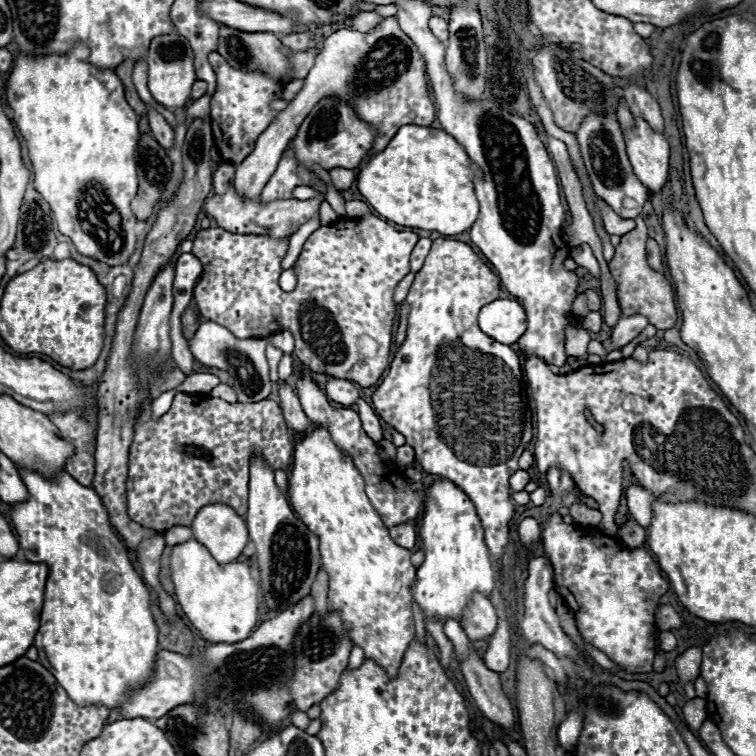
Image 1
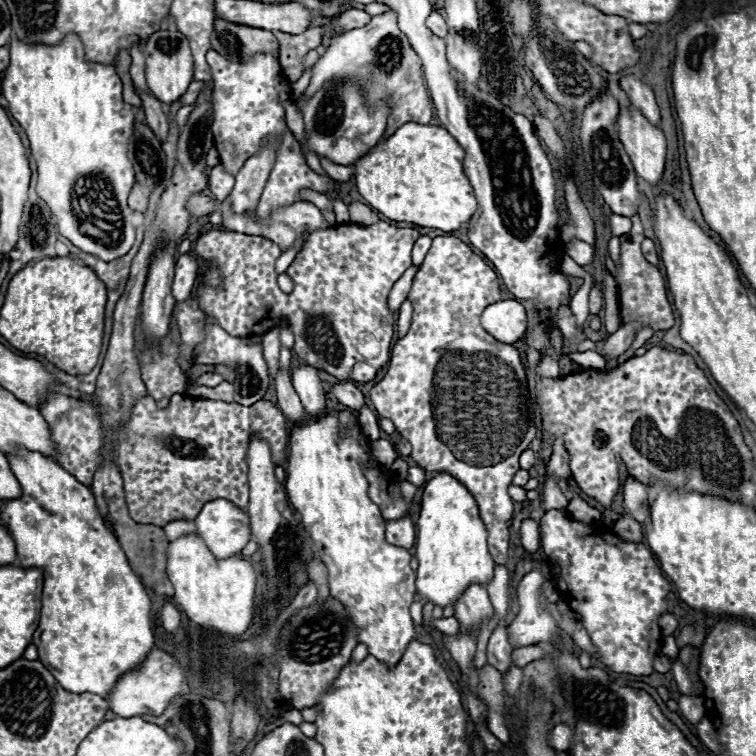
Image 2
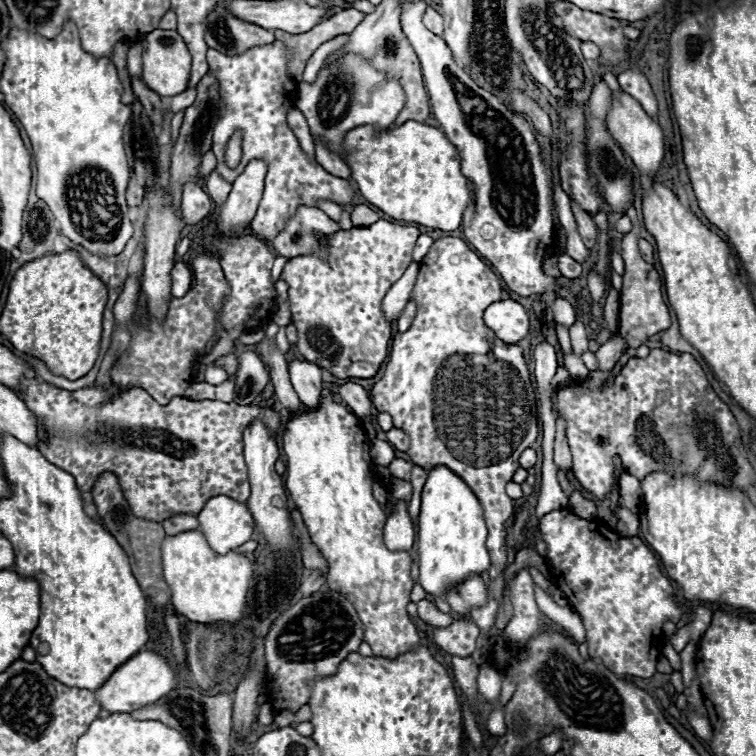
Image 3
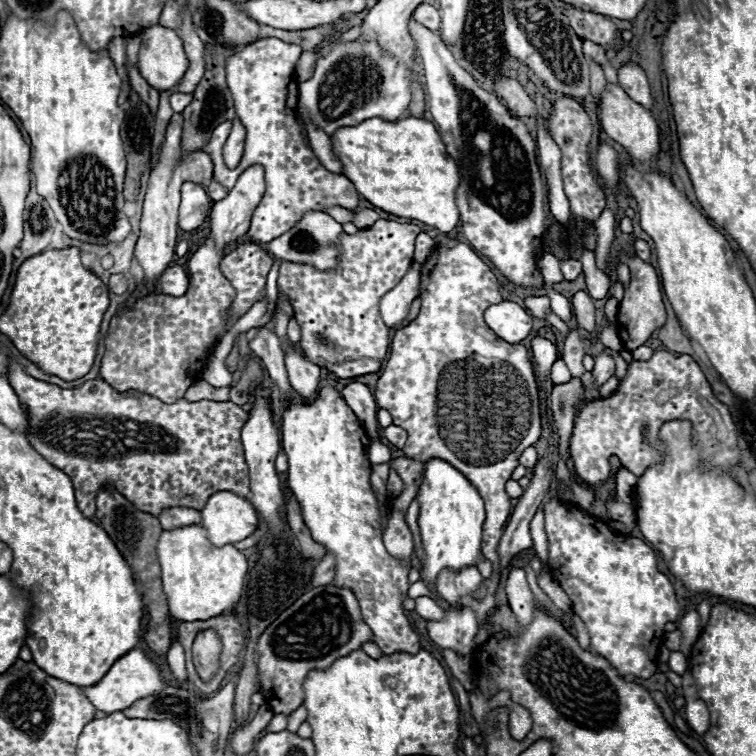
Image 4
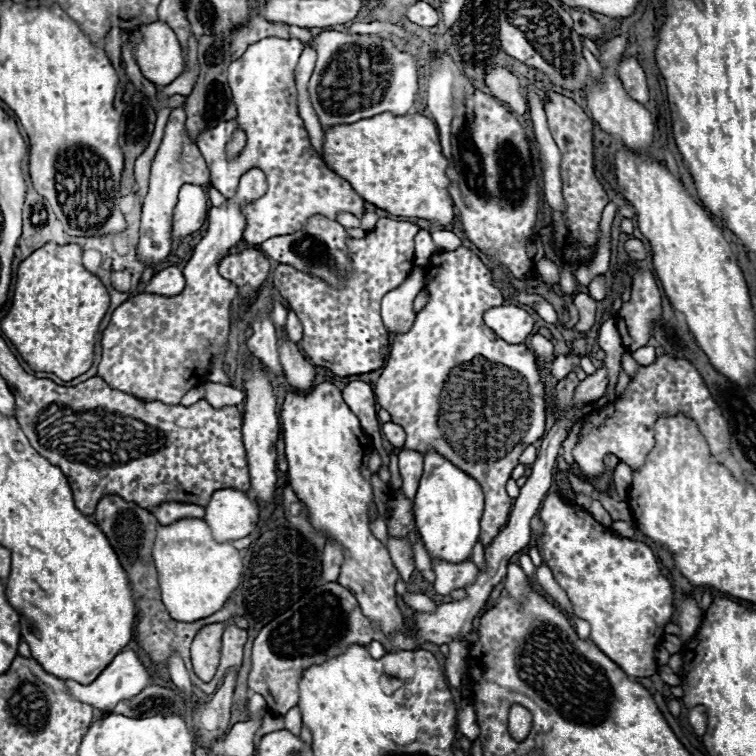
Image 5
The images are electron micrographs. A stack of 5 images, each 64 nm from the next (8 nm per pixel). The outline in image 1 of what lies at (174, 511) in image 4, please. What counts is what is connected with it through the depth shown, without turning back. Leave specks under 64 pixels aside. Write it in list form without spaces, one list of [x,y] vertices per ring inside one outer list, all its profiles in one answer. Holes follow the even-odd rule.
[[[172,526],[164,532],[164,538],[166,538],[166,544],[168,546],[174,546],[174,544],[180,544],[188,538],[192,538],[192,528],[190,526]]]

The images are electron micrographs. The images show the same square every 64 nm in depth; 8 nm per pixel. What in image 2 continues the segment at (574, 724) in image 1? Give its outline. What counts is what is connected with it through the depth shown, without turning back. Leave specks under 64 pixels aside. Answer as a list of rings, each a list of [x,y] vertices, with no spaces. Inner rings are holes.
[[[558,724],[556,728],[552,728],[550,736],[548,736],[548,744],[552,750],[566,750],[568,748],[568,740],[572,738],[572,728],[568,728],[566,724]]]

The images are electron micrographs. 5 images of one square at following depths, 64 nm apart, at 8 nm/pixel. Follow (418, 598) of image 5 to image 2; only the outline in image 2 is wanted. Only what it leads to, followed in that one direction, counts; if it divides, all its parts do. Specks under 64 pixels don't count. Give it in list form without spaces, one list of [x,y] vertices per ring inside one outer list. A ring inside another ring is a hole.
[[[450,616],[450,618],[432,618],[430,622],[432,622],[440,632],[444,632],[444,634],[456,634],[458,628],[460,628],[460,624],[458,624],[458,620],[456,620],[454,616]]]

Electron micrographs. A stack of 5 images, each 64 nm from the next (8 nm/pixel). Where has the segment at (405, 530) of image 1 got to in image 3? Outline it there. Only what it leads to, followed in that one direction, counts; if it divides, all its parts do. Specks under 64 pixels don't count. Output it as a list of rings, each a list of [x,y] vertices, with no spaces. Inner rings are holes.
[[[398,500],[384,526],[384,544],[394,552],[410,552],[414,546],[414,526],[408,518],[408,502]]]

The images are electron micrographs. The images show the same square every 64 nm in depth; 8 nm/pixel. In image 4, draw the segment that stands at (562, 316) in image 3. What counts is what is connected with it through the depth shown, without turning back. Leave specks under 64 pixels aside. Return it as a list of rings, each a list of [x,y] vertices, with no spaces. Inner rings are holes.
[[[548,290],[548,298],[550,298],[550,308],[554,314],[558,314],[564,322],[568,322],[572,318],[572,308],[570,308],[570,302],[566,296],[558,294],[556,290]]]

